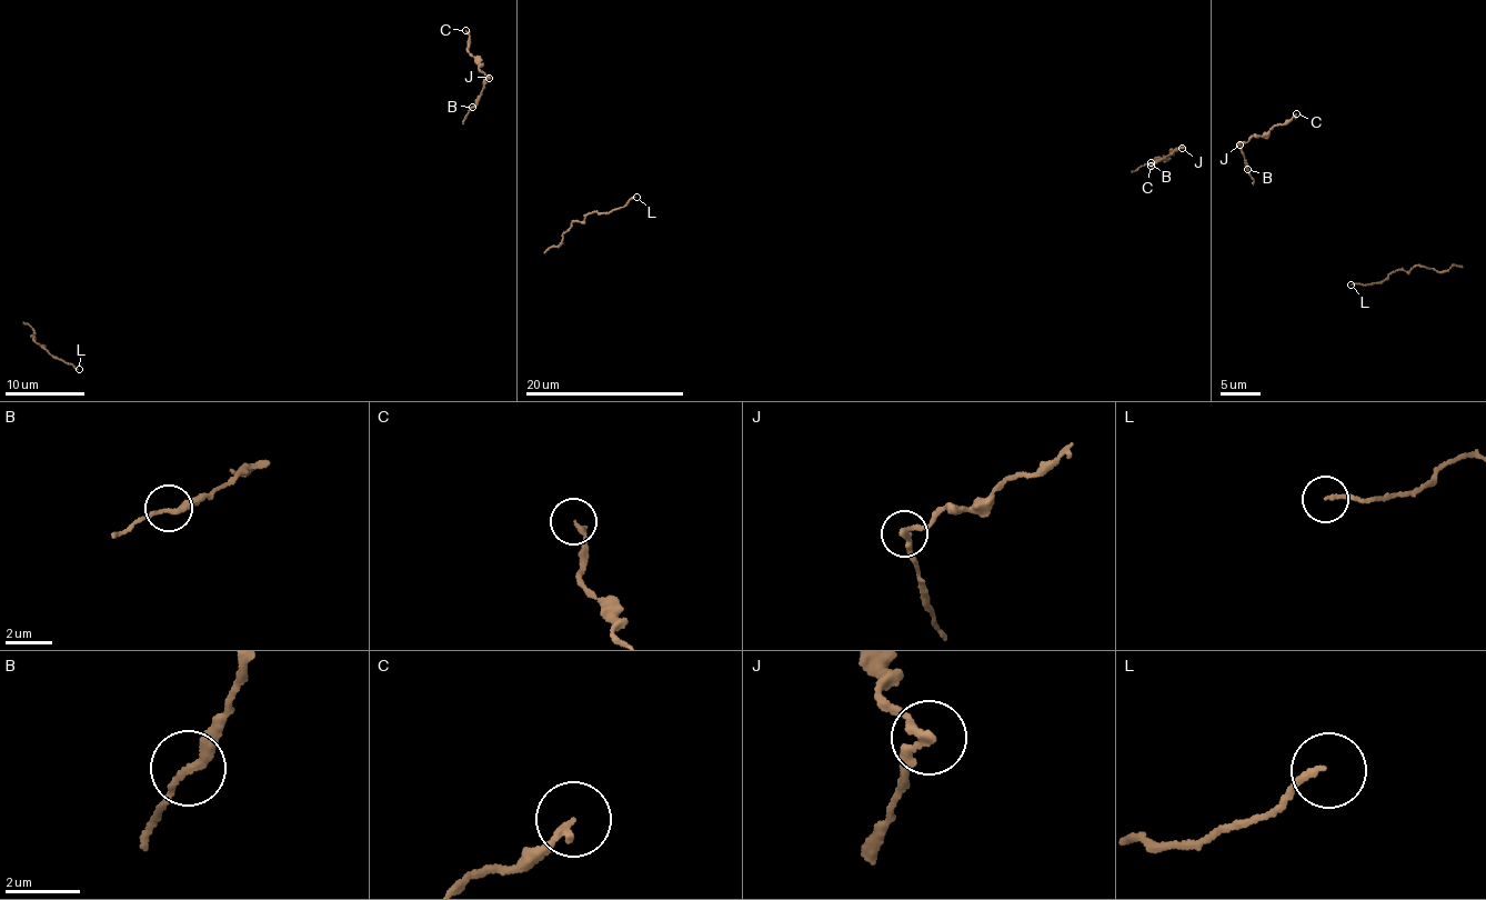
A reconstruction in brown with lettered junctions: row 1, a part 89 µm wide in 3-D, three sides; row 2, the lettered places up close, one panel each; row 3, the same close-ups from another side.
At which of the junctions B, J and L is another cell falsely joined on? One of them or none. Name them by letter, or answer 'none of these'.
J

